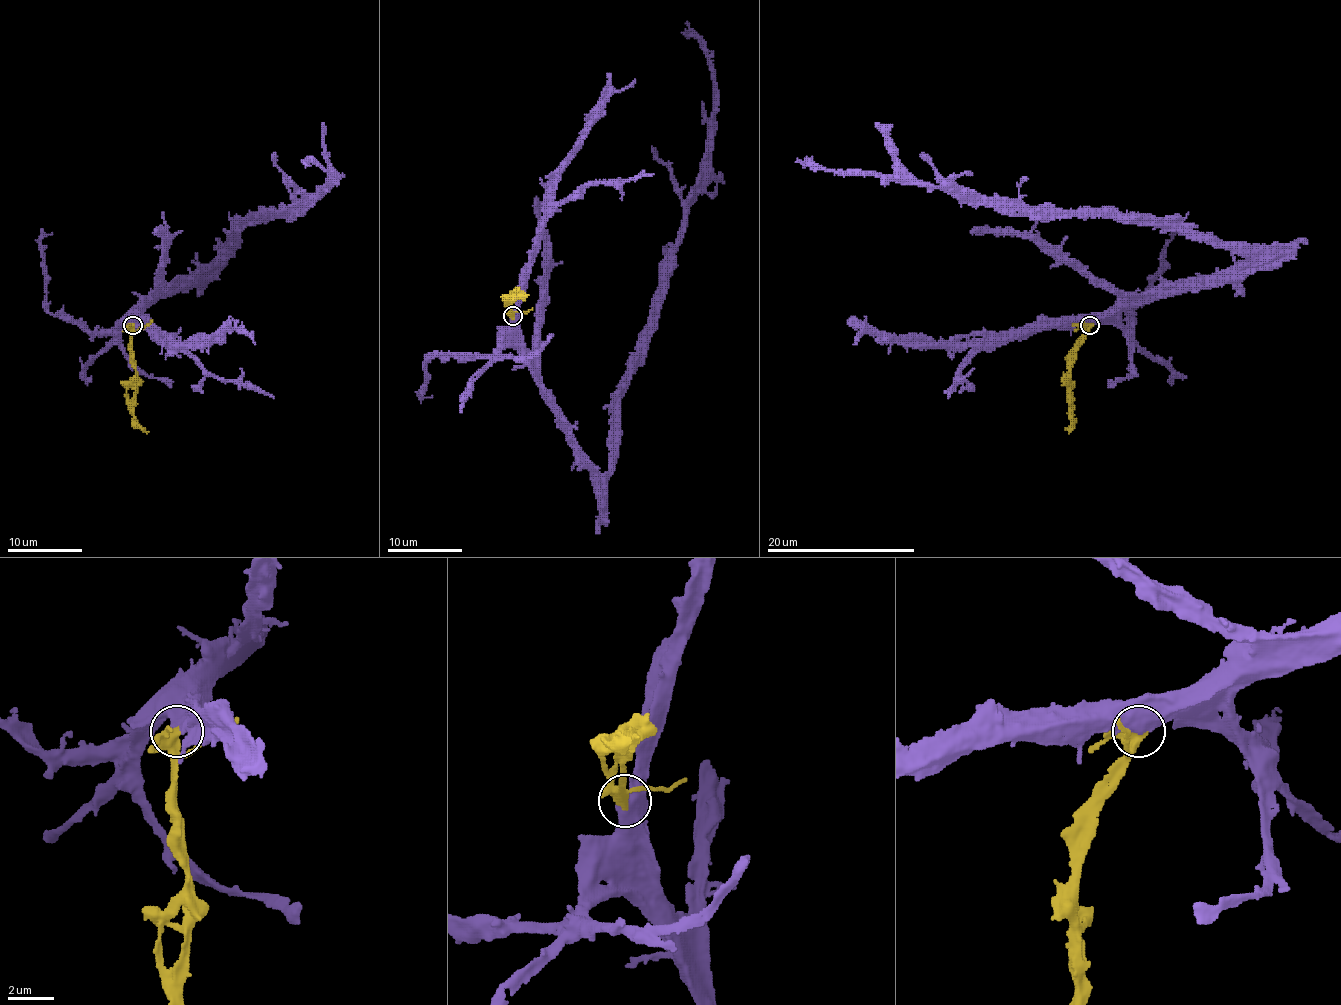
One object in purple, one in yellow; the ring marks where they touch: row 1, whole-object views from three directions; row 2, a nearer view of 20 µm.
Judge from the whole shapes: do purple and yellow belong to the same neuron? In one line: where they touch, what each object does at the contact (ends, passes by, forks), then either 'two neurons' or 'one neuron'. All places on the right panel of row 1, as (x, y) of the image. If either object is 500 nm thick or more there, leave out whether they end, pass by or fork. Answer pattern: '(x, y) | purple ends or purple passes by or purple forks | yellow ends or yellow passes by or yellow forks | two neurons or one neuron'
(1090, 325) | one neuron

